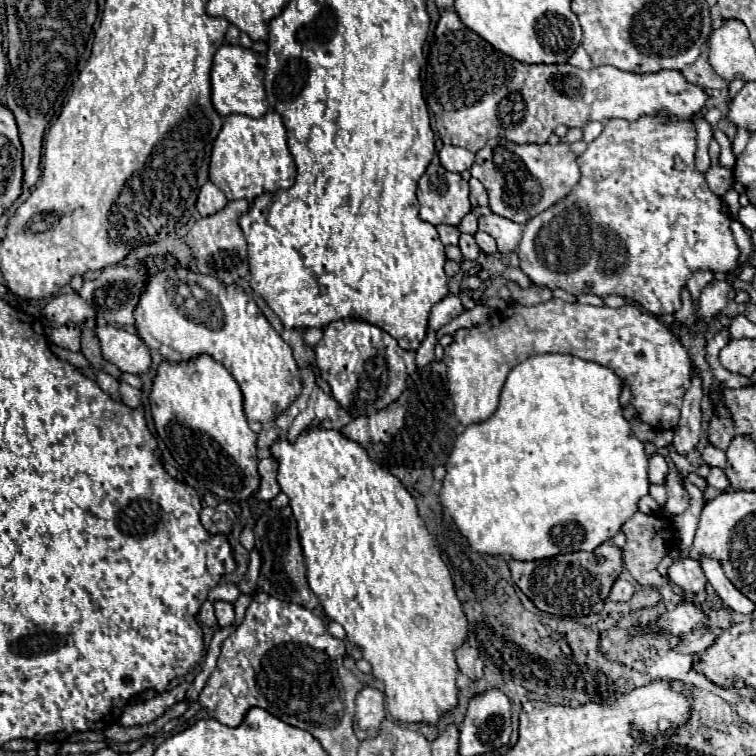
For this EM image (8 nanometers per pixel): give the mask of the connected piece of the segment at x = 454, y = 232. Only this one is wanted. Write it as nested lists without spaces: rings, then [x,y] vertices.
[[[437,226],[437,232],[439,232],[439,238],[441,242],[447,246],[447,244],[457,244],[459,240],[459,230],[455,226]]]

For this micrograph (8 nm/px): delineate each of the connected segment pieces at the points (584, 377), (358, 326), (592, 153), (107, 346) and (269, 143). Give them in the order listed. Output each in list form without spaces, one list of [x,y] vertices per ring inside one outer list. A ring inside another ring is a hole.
[[[565,354],[533,356],[517,364],[509,372],[505,386],[501,390],[497,412],[485,422],[467,426],[467,430],[457,438],[453,452],[445,464],[447,474],[443,478],[441,504],[447,508],[457,528],[469,540],[475,552],[503,554],[503,556],[511,556],[513,560],[539,560],[539,558],[551,558],[557,554],[567,554],[567,552],[577,552],[577,550],[593,552],[599,544],[613,538],[621,530],[621,526],[637,512],[637,500],[649,494],[649,480],[647,480],[649,458],[645,454],[645,444],[633,436],[631,424],[623,416],[623,408],[619,404],[621,388],[623,388],[623,382],[613,370],[603,368],[601,364],[585,362],[585,360],[579,360],[577,356],[565,356]]]
[[[343,318],[343,320],[335,320],[329,326],[325,326],[323,338],[315,346],[315,356],[317,356],[317,368],[319,368],[321,376],[329,382],[333,398],[343,408],[347,408],[355,418],[371,416],[371,414],[383,410],[387,404],[395,402],[405,388],[407,376],[415,370],[415,352],[403,350],[393,336],[389,336],[381,328],[377,328],[365,320],[359,320],[359,318]]]
[[[653,114],[653,116],[641,116],[639,120],[607,120],[605,130],[601,132],[599,138],[595,138],[589,148],[577,158],[579,170],[581,170],[581,180],[577,186],[571,190],[569,196],[547,208],[545,212],[537,214],[531,218],[525,228],[523,228],[523,238],[519,242],[519,268],[529,276],[529,280],[537,286],[547,286],[549,290],[563,288],[565,292],[571,292],[575,296],[581,294],[595,294],[595,296],[623,296],[629,302],[637,302],[643,306],[647,312],[655,316],[665,316],[665,314],[675,314],[681,308],[681,298],[679,292],[685,286],[685,282],[691,278],[693,272],[699,270],[711,270],[711,272],[733,272],[737,268],[737,256],[739,248],[735,244],[733,232],[731,232],[731,218],[727,212],[721,208],[721,198],[711,192],[711,188],[705,182],[705,176],[695,168],[695,124],[691,120],[681,120],[671,114]],[[675,158],[681,158],[685,168],[679,170],[675,166]]]
[[[109,324],[95,326],[95,336],[101,344],[103,358],[115,364],[121,372],[141,374],[151,366],[149,348],[139,336]]]
[[[269,110],[261,118],[241,114],[225,118],[225,124],[213,144],[209,180],[225,192],[227,200],[255,200],[267,192],[291,188],[295,184],[295,176],[297,168],[287,148],[287,130],[279,112]]]

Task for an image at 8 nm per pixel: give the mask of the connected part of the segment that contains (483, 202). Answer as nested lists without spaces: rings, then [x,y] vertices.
[[[477,178],[469,180],[469,188],[471,188],[471,194],[469,194],[471,204],[473,206],[487,206],[487,192],[485,192],[483,184]]]

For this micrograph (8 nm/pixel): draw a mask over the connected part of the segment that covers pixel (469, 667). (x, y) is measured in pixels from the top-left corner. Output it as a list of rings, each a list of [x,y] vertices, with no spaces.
[[[469,644],[459,646],[455,650],[455,658],[457,658],[461,674],[469,676],[471,680],[479,680],[483,676],[483,662],[479,660],[479,654]]]

